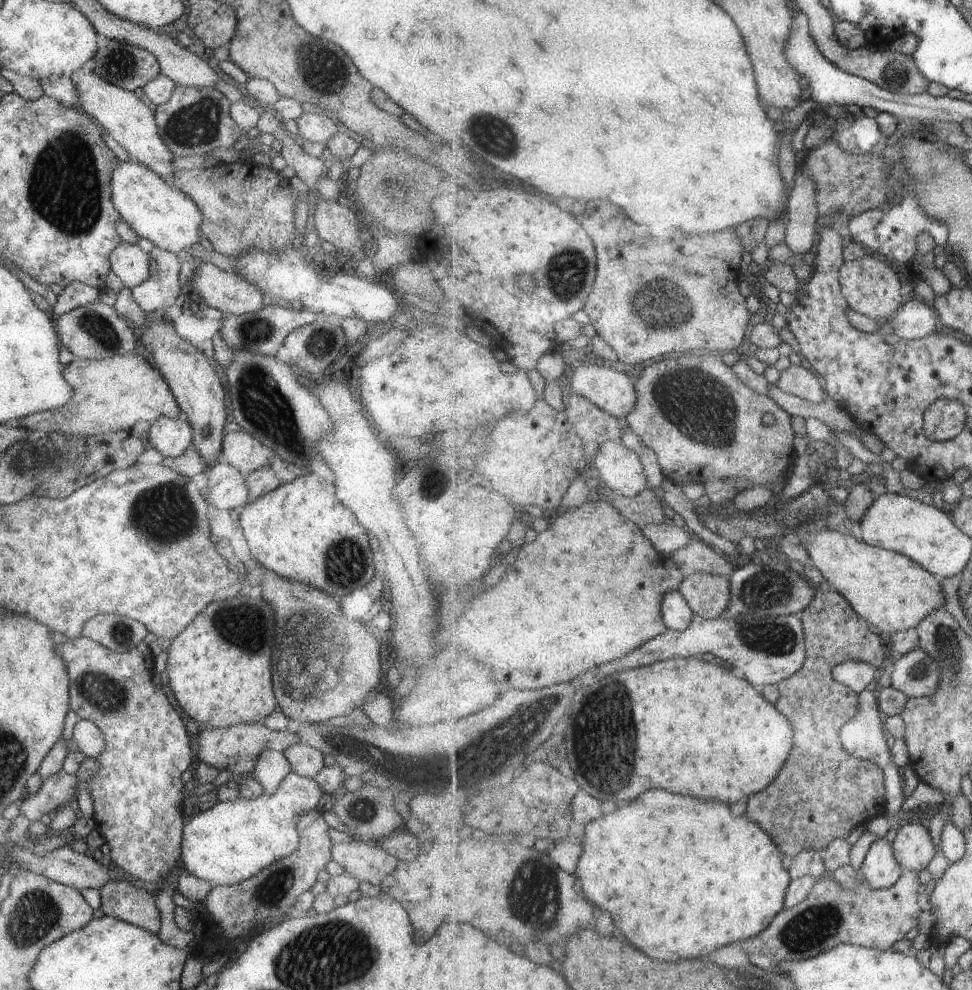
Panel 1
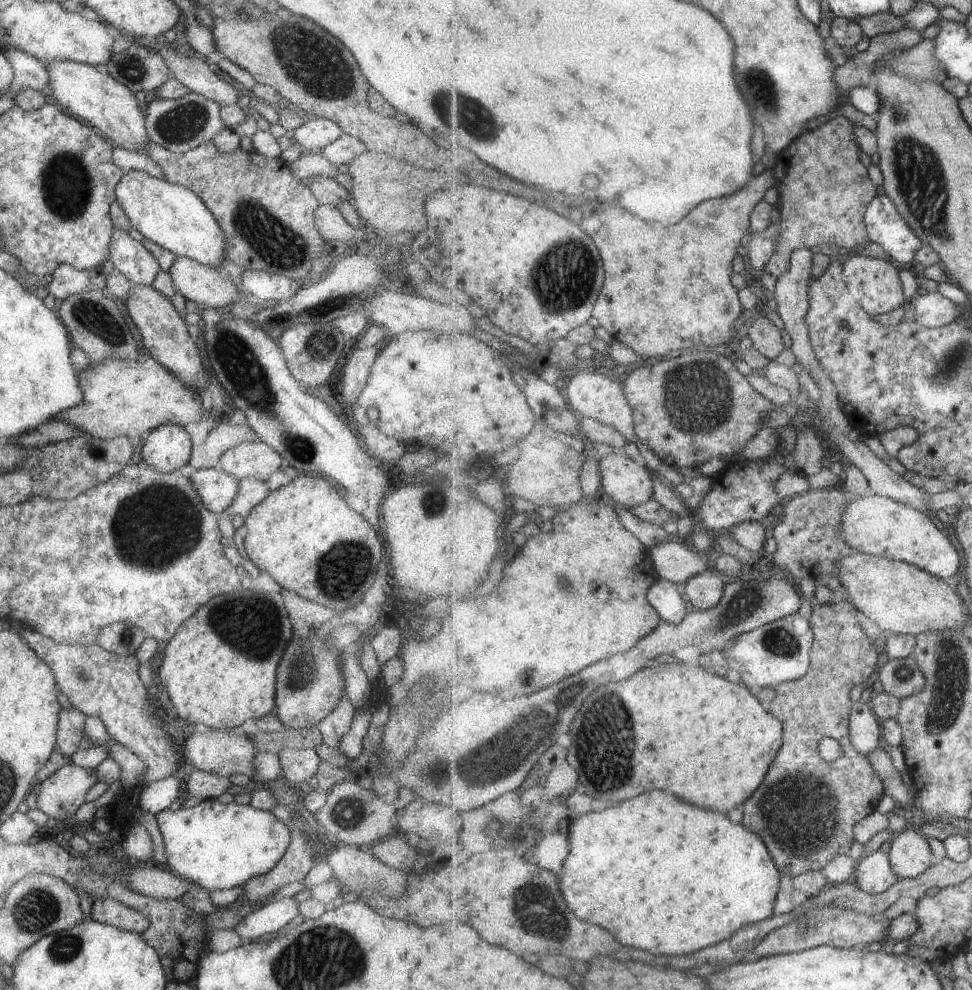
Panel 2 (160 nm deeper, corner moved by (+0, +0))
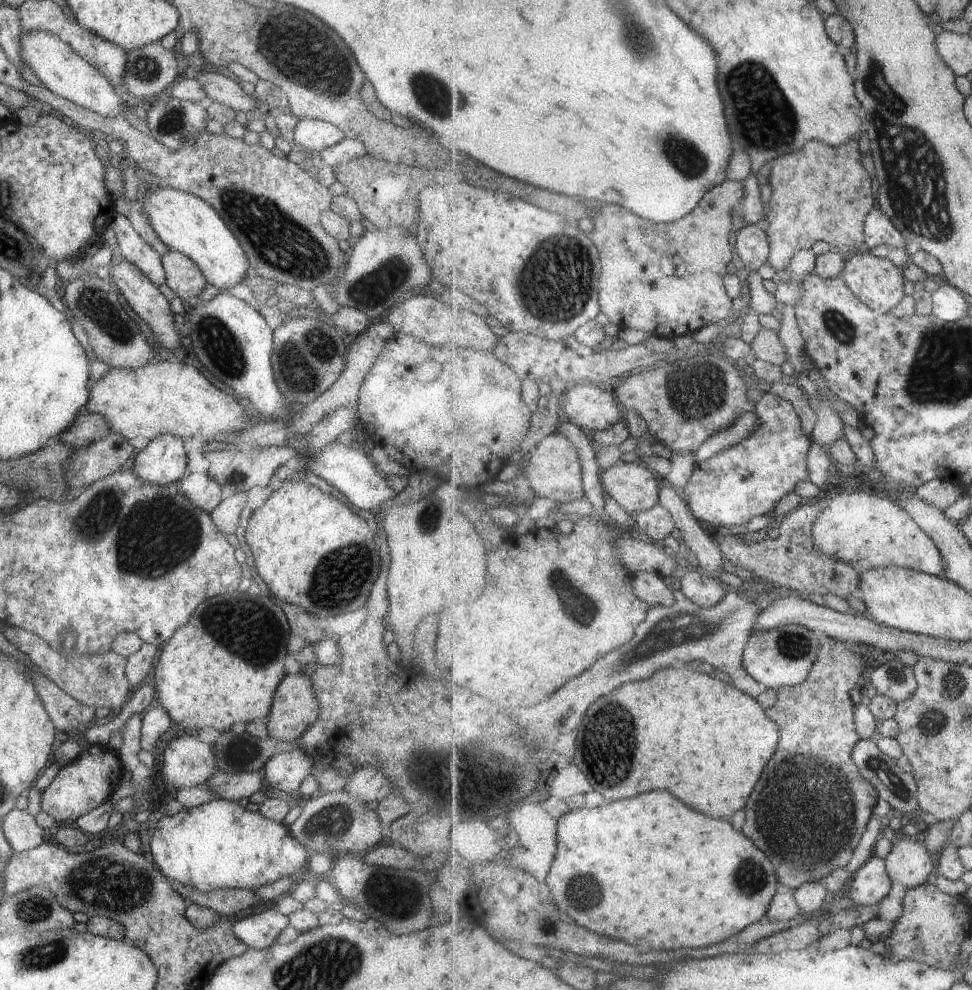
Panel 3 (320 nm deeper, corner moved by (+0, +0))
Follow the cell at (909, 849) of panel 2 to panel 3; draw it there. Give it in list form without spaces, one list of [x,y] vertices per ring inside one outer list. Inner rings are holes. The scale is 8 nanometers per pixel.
[[[900,835],[900,840],[894,845],[891,854],[886,858],[885,862],[892,882],[901,883],[907,890],[916,889],[927,884],[927,882],[932,881],[936,874],[933,860],[931,860],[929,852],[925,849],[922,839],[917,840]]]

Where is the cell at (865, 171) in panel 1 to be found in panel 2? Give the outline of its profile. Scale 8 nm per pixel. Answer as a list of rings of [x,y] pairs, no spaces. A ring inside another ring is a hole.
[[[837,115],[803,132],[777,155],[773,171],[779,194],[776,218],[779,220],[780,235],[774,257],[764,271],[776,279],[787,272],[791,255],[803,250],[801,242],[807,242],[807,236],[815,236],[817,242],[835,244],[853,252],[871,244],[863,216],[869,202],[882,190],[869,178],[867,163],[859,157],[859,148],[853,124],[845,116]]]

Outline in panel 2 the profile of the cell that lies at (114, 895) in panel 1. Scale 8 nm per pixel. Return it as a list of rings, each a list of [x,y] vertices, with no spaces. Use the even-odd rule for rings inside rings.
[[[95,899],[90,908],[90,918],[138,935],[148,925],[147,918],[140,912],[111,899]]]

